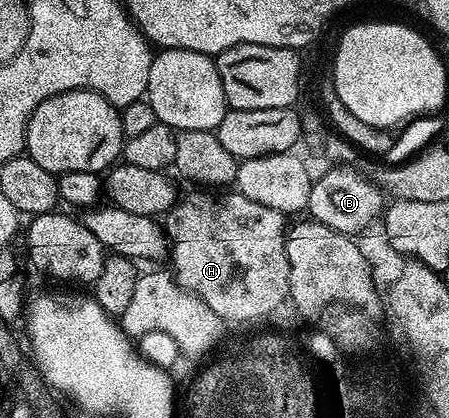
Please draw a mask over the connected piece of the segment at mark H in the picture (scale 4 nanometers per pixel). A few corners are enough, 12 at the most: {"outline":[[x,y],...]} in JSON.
{"outline":[[237,191],[176,200],[175,281],[225,323],[291,292],[284,214]]}

